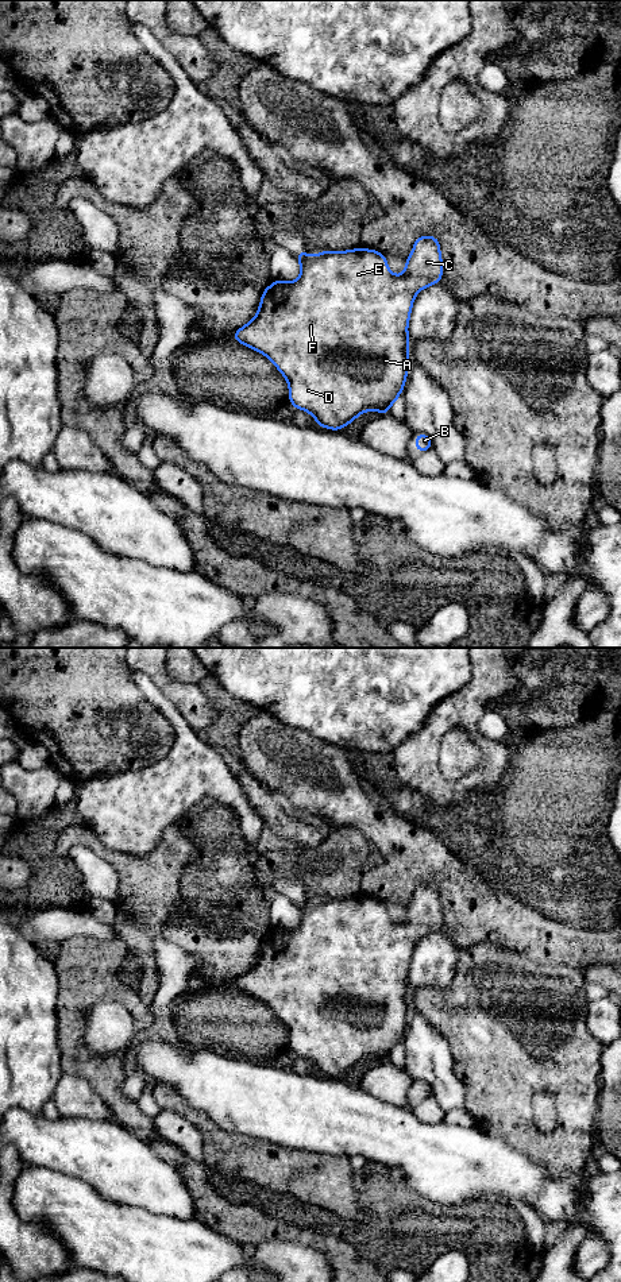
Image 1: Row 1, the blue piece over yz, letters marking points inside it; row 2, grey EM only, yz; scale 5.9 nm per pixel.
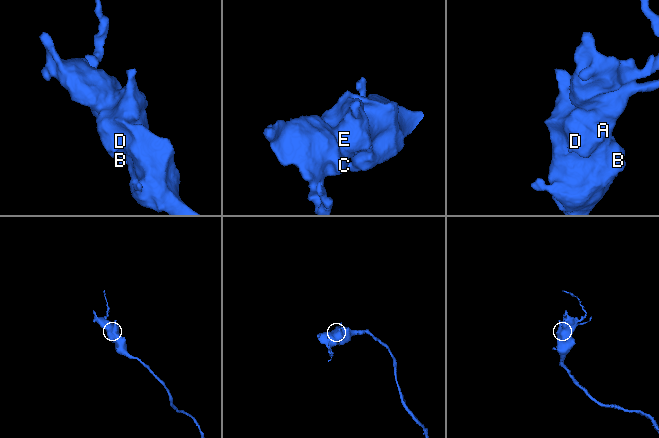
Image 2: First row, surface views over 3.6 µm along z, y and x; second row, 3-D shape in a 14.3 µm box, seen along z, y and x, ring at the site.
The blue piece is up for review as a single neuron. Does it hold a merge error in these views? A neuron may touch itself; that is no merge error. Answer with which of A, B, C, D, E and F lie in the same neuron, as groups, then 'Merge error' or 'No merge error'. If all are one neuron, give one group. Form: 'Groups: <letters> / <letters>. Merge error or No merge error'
Groups: A B C D E F. No merge error

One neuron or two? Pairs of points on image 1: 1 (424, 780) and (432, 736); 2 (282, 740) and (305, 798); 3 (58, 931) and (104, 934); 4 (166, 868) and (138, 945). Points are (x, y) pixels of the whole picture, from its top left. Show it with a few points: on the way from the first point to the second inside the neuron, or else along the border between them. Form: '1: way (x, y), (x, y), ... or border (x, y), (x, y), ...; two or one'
1: way (424, 769), (424, 746); one
2: way (284, 755), (305, 776), (305, 783); one
3: way (69, 929), (93, 929); one
4: way (151, 887), (151, 918), (143, 926); one

